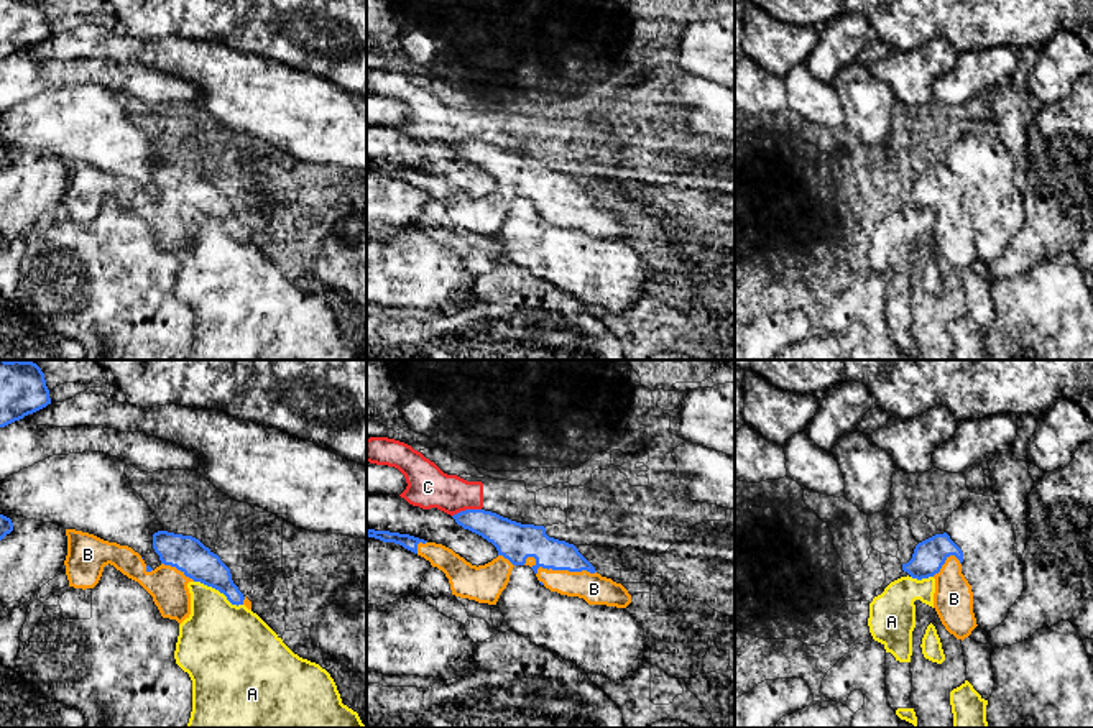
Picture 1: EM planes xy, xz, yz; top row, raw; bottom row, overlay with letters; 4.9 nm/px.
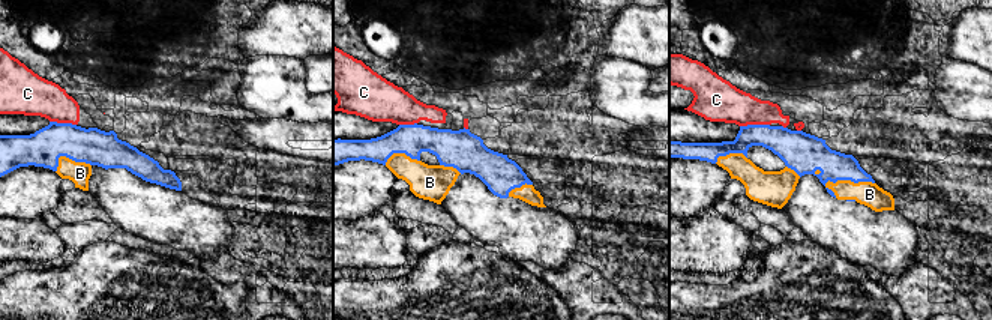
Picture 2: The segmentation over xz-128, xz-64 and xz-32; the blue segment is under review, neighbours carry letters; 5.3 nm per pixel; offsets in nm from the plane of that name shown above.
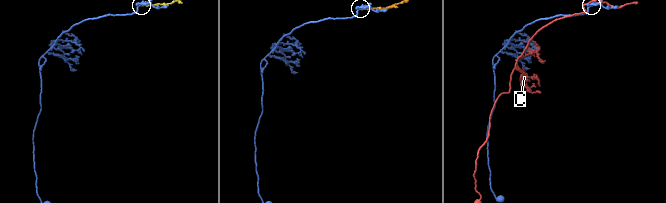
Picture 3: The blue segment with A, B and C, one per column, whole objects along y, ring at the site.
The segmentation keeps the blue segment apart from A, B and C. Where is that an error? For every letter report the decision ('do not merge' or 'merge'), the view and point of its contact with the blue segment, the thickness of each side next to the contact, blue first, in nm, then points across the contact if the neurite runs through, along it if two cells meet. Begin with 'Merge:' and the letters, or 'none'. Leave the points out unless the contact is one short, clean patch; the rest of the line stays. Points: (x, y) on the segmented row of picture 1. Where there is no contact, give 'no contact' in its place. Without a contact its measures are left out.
Merge: B
A: do not merge; contact xy (219, 590); calibres 180 and 380 nm; border xy (194, 580), (217, 589), (232, 603), (242, 605)
B: merge; contact xz (566, 569); calibres 170 and 150 nm
C: do not merge; contact xz (465, 510); calibres 160 and 200 nm

